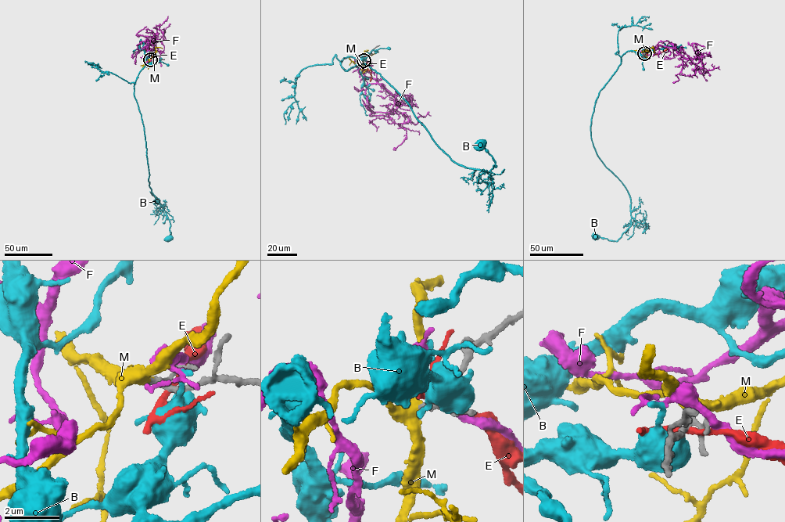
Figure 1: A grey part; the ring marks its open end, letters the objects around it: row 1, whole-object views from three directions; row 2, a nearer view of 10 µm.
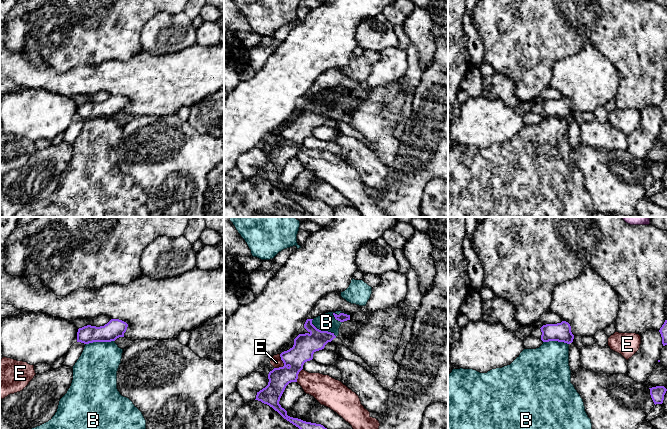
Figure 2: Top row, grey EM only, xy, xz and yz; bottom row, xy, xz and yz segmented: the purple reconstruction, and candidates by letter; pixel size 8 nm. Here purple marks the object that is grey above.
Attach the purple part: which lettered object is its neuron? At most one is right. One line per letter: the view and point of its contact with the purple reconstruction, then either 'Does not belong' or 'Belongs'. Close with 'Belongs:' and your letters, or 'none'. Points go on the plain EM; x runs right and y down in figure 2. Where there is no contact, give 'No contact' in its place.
B: Touches purple at xz (323, 107). Does not belong
E: Touches purple at xz (284, 140). Does not belong
F: No contact. Does not belong
M: No contact. Belongs
Belongs: M

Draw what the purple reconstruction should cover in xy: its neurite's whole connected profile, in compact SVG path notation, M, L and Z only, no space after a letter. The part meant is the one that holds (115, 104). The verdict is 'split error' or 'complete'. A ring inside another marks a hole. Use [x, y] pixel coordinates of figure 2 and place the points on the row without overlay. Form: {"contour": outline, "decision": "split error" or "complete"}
{"contour": "M111 95L104 102L87 101L78 105L77 118L89 120L93 118L111 118L124 113L128 100L119 95Z", "decision": "complete"}

